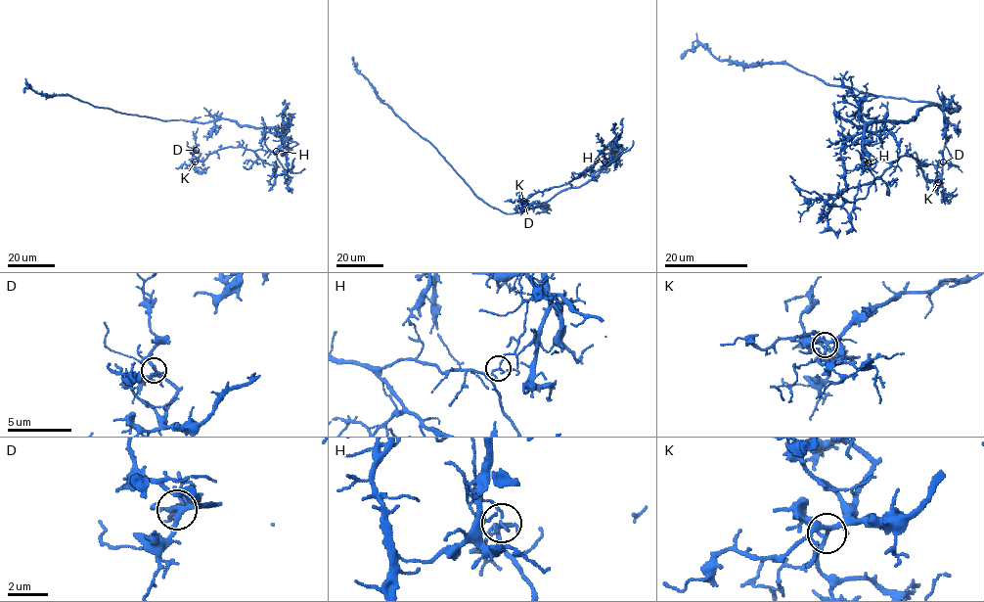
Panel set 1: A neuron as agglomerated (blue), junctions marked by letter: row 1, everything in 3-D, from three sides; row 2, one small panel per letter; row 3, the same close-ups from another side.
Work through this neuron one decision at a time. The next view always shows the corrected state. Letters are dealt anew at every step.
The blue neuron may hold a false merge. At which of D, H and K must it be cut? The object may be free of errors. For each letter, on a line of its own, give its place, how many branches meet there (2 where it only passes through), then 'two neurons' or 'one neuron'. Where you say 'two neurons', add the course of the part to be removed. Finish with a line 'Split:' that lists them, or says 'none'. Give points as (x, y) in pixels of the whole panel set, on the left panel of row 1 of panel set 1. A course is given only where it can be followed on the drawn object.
D: place (196, 150); branches 5; one neuron
H: place (276, 151); branches 5; two neurons; course (276, 151), (226, 147), (199, 161), (200, 155), (196, 149), (194, 134), (198, 128)
K: place (195, 162); branches 5; one neuron
Split: H

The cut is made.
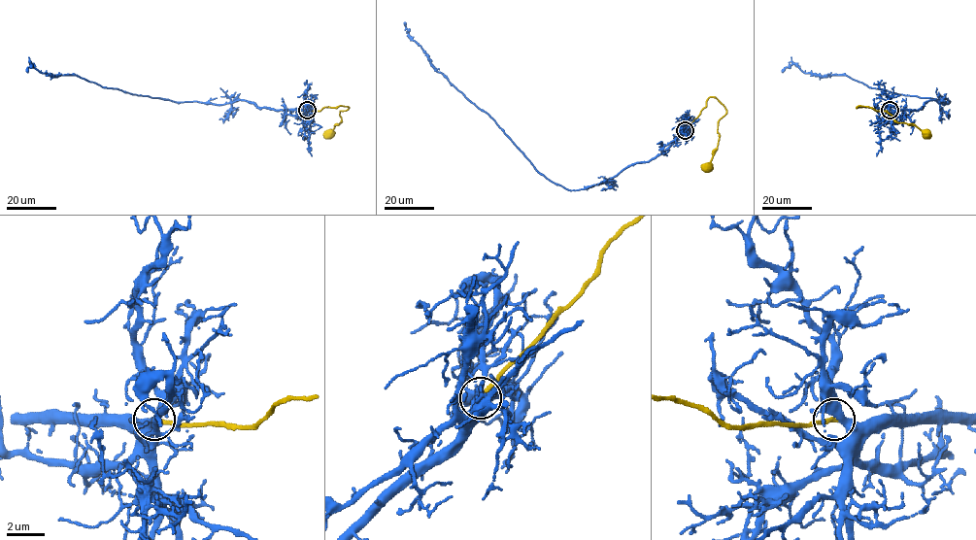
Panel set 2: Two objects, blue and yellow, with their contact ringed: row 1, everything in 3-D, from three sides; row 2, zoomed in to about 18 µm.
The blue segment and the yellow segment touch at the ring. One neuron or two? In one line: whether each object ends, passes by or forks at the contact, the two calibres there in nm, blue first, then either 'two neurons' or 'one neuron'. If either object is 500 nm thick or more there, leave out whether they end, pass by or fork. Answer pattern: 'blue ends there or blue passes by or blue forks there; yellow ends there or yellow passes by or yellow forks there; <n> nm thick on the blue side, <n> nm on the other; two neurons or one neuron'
blue forks there; yellow ends there; 280 nm thick on the blue side, 240 nm on the other; one neuron

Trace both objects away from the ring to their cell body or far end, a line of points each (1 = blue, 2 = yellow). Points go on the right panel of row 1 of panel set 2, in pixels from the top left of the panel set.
1: (890, 110), (918, 110), (929, 100), (949, 101), (890, 92), (846, 75), (812, 75), (794, 64), (782, 72)
2: (890, 110), (857, 107), (887, 112), (896, 122), (915, 124), (929, 133), (926, 133)

